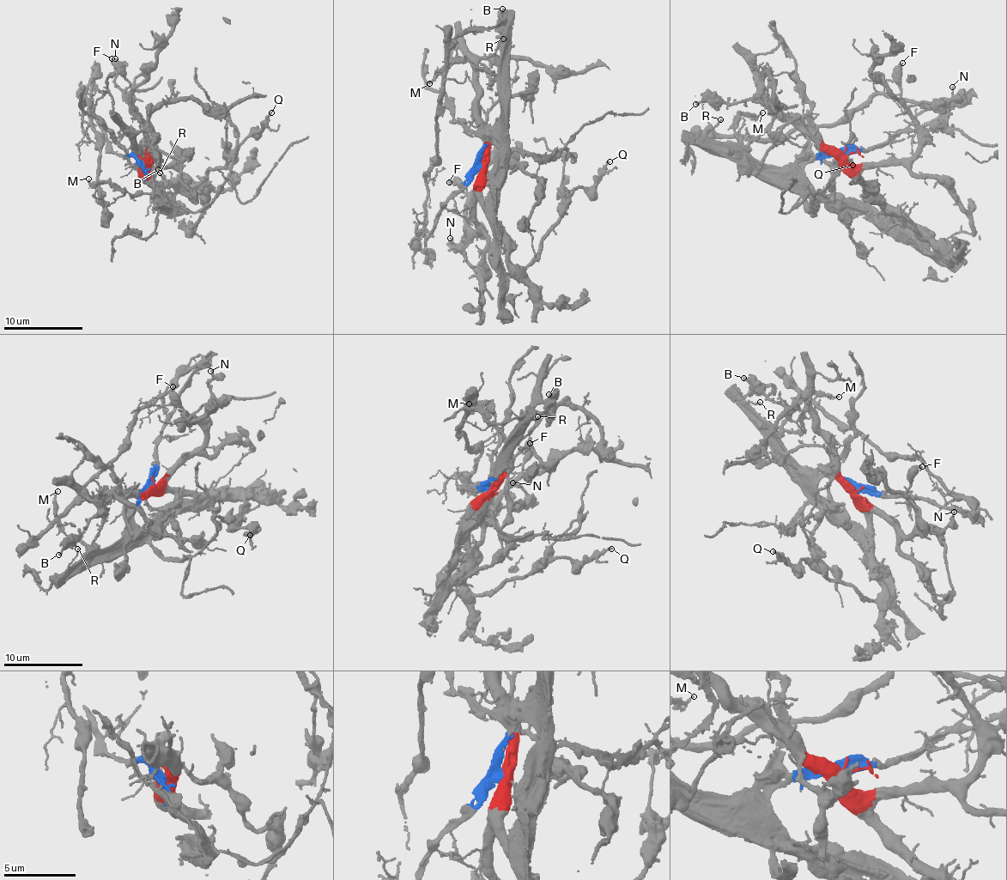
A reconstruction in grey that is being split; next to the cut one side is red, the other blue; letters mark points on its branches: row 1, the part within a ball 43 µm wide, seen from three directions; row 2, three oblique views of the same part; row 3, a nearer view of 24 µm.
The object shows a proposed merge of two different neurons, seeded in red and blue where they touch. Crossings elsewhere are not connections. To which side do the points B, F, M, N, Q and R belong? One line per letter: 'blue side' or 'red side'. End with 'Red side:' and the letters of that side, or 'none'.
B: red side
F: red side
M: blue side
N: red side
Q: red side
R: blue side
Red side: B, F, N, Q

